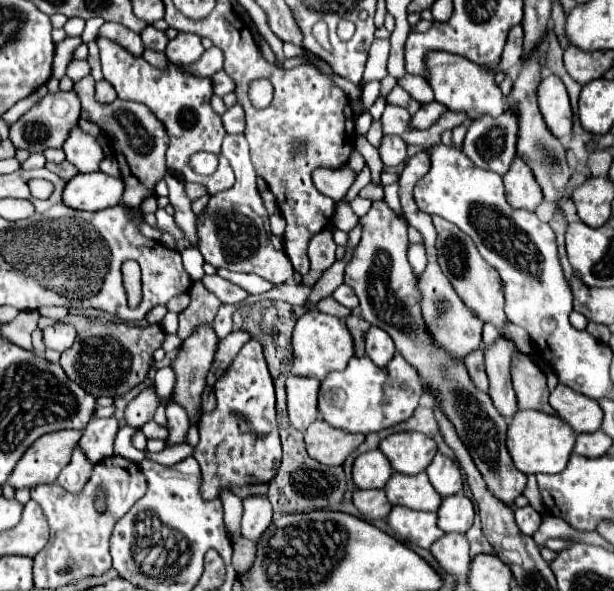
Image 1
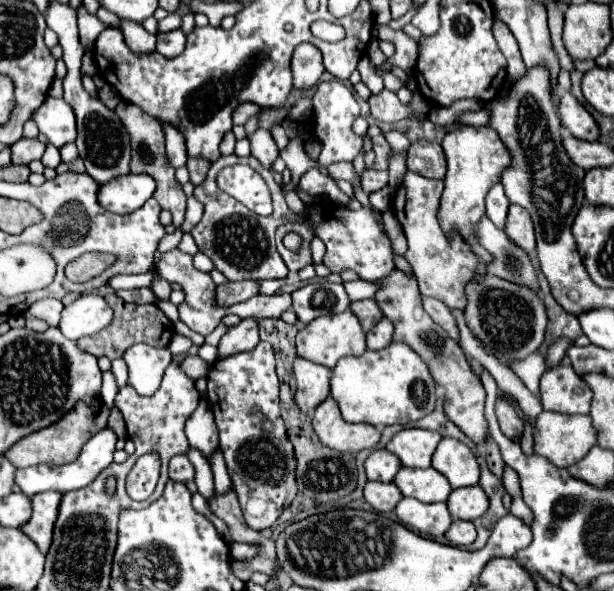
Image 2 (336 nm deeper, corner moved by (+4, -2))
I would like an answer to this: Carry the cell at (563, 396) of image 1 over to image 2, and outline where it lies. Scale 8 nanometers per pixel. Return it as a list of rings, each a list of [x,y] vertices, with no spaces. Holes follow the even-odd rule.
[[[568,362],[550,368],[540,378],[540,400],[544,410],[560,414],[588,414],[592,390],[576,376]]]

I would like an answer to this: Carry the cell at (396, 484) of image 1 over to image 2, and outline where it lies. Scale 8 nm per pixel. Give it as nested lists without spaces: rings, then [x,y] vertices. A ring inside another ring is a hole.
[[[400,468],[394,476],[394,484],[400,488],[402,496],[416,498],[420,502],[446,502],[452,492],[448,480],[434,468]]]

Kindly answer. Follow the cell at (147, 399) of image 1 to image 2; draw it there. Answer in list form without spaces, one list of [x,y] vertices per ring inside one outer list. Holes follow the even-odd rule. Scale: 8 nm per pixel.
[[[254,318],[240,320],[236,326],[228,328],[228,332],[222,336],[222,340],[218,344],[216,358],[222,360],[226,356],[234,356],[234,354],[240,354],[240,352],[254,350],[258,342],[260,342],[260,338],[258,338],[256,320]]]

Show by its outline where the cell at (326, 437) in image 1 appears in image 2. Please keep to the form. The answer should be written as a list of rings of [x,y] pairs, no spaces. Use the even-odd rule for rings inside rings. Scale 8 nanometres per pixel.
[[[326,398],[312,418],[312,428],[320,442],[338,452],[360,452],[368,446],[376,446],[380,430],[370,424],[348,424],[342,420],[340,410],[332,398]]]

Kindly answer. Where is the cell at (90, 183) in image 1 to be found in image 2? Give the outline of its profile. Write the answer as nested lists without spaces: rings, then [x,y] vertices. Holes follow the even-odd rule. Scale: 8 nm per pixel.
[[[124,174],[124,176],[112,178],[108,184],[100,184],[98,200],[100,200],[100,206],[112,214],[128,214],[140,208],[154,194],[154,188],[156,188],[154,178],[148,174]]]

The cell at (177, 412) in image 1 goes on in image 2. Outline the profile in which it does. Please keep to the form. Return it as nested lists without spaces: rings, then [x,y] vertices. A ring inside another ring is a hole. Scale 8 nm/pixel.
[[[174,456],[168,468],[170,468],[170,478],[176,482],[188,482],[194,478],[194,466],[186,456]]]

